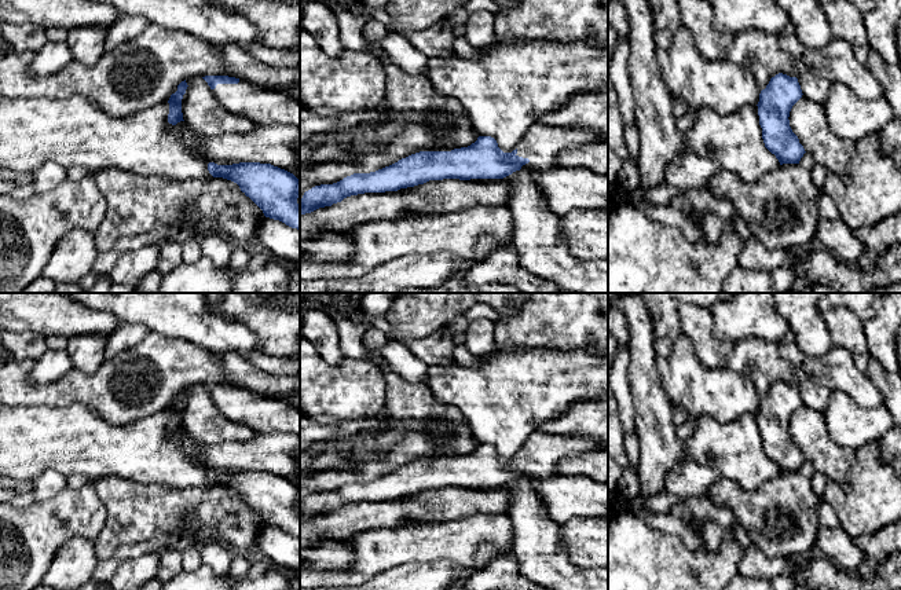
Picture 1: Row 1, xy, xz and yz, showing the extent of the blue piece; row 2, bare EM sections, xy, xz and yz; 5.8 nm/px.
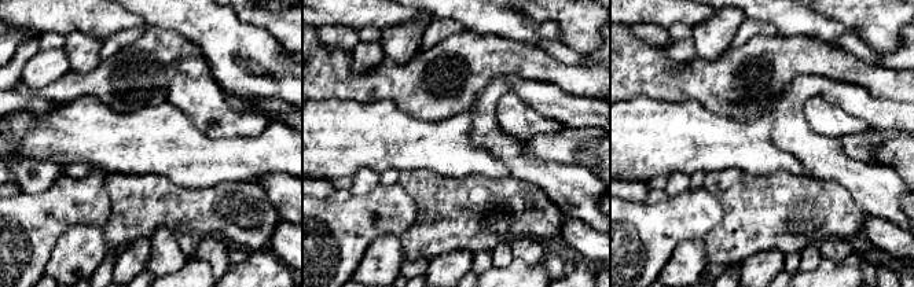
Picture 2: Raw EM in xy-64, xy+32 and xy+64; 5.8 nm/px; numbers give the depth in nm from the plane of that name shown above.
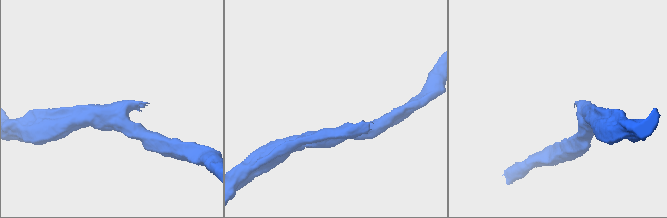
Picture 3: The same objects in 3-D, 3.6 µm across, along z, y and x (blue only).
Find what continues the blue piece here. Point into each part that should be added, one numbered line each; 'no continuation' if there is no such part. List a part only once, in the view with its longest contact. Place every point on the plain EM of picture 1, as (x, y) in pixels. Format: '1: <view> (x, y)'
1: xy (266, 416)

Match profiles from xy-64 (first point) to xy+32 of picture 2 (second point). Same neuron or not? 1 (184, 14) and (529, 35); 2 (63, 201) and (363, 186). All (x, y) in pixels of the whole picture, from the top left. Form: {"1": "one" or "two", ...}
{"1": "one", "2": "two"}

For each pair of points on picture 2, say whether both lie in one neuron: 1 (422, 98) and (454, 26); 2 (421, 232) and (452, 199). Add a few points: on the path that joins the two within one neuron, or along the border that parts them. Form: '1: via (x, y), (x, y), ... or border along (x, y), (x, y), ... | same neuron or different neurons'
1: border along (465, 29), (451, 33), (421, 50) | different neurons
2: via (433, 232), (444, 223), (452, 220), (452, 212) | same neuron

